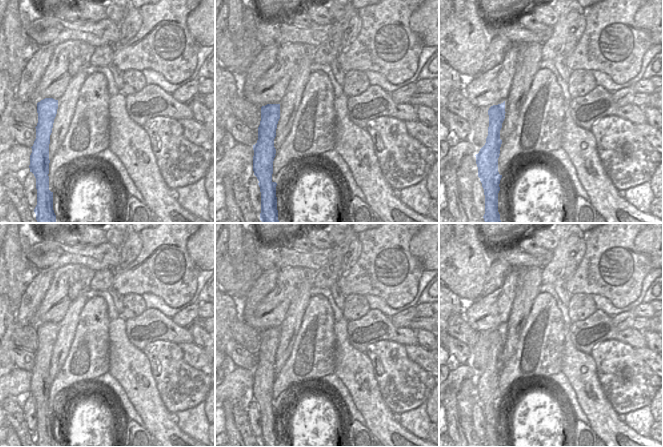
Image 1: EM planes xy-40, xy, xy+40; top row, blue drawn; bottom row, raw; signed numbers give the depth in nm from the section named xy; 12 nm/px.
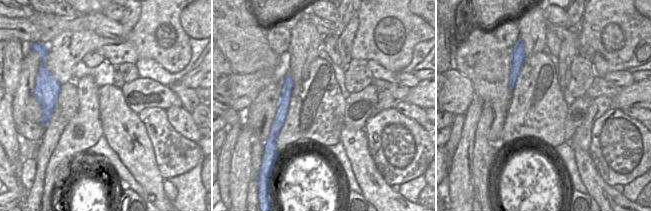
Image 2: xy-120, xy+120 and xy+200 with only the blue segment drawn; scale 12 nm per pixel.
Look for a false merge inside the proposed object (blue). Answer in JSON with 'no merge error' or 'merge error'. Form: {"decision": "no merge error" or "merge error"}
{"decision": "merge error"}

